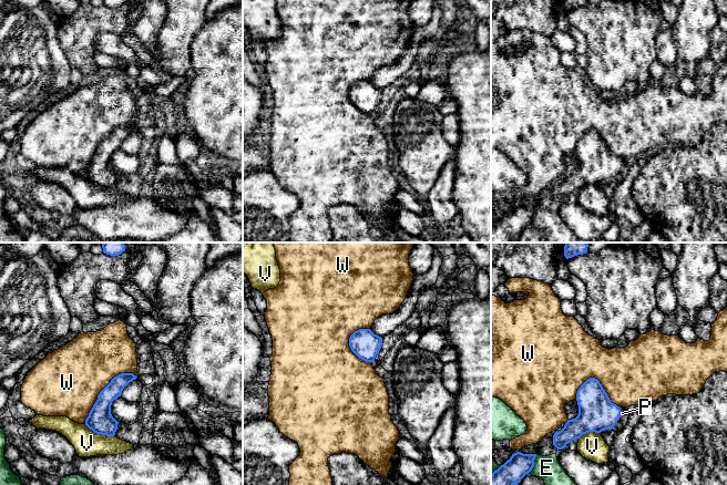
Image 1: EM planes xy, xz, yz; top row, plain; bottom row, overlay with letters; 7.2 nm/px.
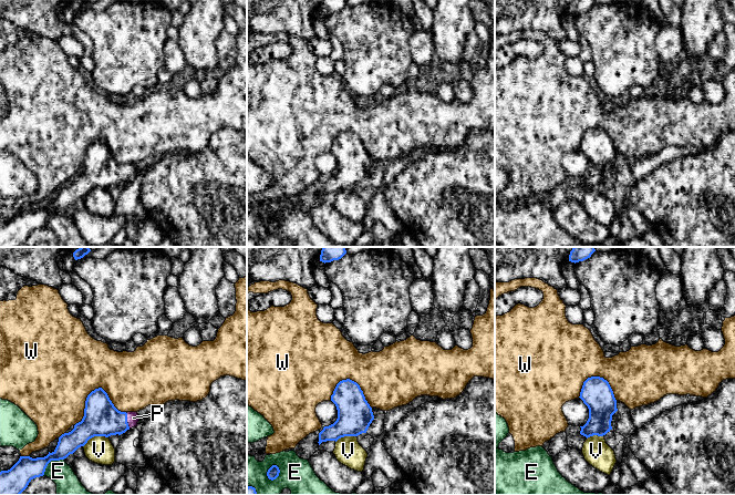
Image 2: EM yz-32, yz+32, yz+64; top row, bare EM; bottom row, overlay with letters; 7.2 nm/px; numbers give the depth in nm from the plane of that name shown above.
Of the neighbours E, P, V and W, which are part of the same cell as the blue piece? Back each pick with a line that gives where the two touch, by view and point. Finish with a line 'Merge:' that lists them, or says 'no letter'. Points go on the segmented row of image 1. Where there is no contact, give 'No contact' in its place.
P: Touches blue at yz (621, 411)
Merge: P

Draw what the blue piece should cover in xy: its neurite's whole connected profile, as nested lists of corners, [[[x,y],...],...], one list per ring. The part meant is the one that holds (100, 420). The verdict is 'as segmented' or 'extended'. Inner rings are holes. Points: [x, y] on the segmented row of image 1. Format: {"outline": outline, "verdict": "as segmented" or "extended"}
{"outline": [[[121,373],[100,392],[85,420],[85,425],[90,430],[101,435],[115,435],[119,422],[111,414],[112,402],[121,396],[123,389],[136,378],[133,373]]], "verdict": "as segmented"}

